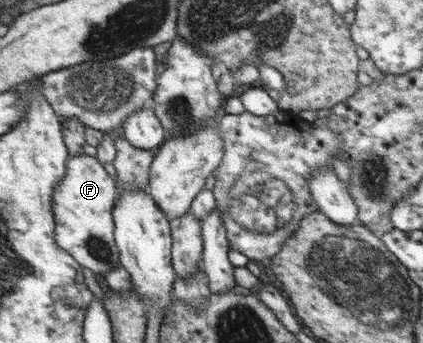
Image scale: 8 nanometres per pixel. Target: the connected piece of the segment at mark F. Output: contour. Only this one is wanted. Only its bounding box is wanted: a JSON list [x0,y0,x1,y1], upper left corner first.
[51,153,122,275]

